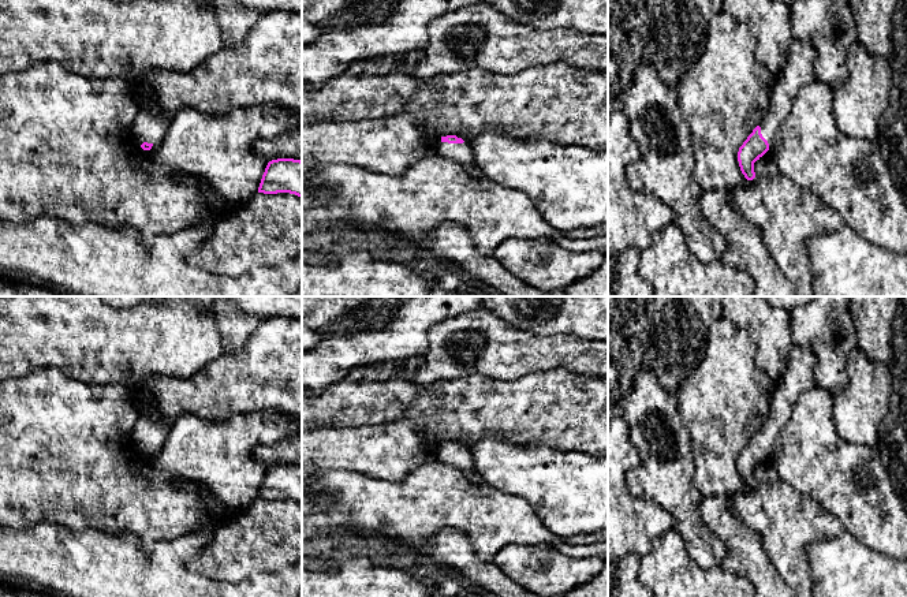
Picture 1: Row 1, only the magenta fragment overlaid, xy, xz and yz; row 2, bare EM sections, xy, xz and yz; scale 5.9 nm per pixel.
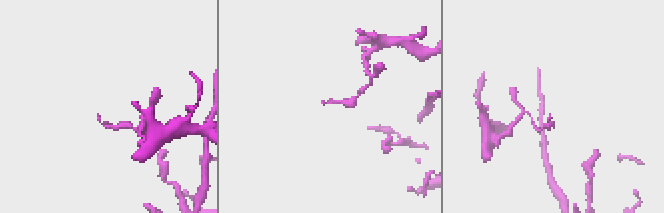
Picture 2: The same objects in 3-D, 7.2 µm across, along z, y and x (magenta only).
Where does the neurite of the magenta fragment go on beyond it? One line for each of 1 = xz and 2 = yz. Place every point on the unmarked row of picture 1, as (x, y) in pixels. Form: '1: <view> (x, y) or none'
1: xz (462, 459)
2: yz (798, 377)

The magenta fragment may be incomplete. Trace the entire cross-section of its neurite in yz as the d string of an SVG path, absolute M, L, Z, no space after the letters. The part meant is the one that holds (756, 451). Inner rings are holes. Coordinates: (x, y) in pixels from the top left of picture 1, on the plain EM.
M792 346L785 373L776 383L770 396L769 417L738 458L739 473L747 486L755 484L754 469L769 463L776 440L788 424L798 398L805 391L815 387L813 367L813 352L799 346Z

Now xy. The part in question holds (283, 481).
M277 464L268 469L258 499L290 499L302 504L302 467Z

